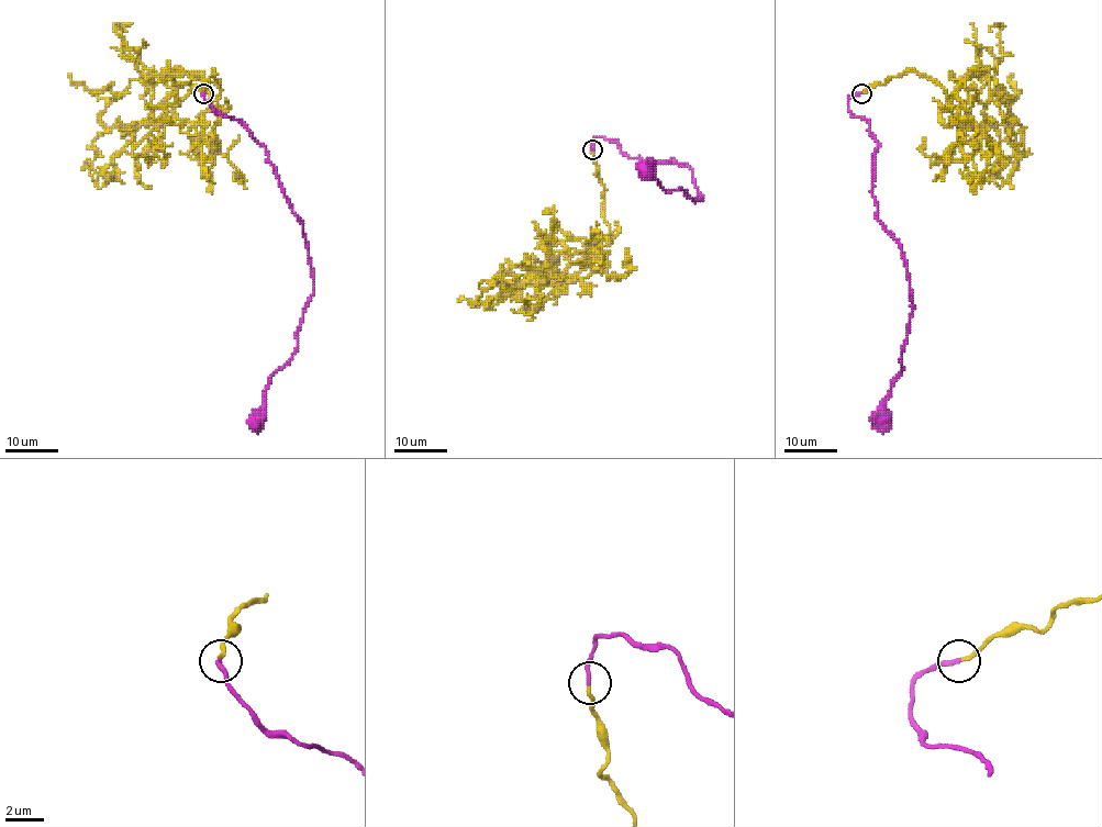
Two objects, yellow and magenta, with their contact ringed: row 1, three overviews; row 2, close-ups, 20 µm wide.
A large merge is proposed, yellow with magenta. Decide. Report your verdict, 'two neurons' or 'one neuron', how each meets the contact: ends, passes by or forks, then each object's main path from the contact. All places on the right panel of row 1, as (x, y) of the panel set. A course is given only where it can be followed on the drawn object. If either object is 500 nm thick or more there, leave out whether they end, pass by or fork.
one neuron; yellow ends there; magenta ends there; yellow runs (861, 93), (912, 69), (948, 97), (967, 76), (960, 84), (986, 76), (1012, 101), (1010, 157); magenta runs (860, 93), (847, 108), (868, 122), (878, 143), (876, 215), (898, 244), (911, 312), (902, 371), (880, 416)

